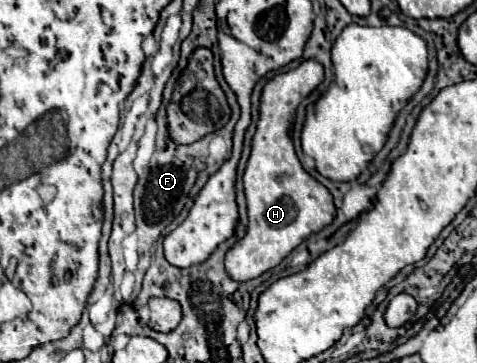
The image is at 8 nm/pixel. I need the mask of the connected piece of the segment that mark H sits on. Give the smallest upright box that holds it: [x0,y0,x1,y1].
[225,60,335,282]

